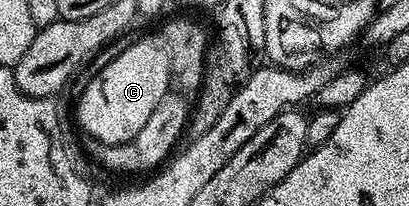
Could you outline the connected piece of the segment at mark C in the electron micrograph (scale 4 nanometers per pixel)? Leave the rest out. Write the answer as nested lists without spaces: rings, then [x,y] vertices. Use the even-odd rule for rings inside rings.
[[[157,40],[153,41],[138,41],[135,45],[127,47],[123,53],[118,53],[86,86],[82,89],[82,94],[78,97],[78,125],[87,134],[85,135],[91,141],[99,141],[102,145],[119,145],[120,143],[128,143],[136,135],[140,135],[140,127],[144,127],[144,123],[148,123],[148,118],[151,117],[152,111],[156,108],[156,103],[160,102],[160,99],[164,98],[164,93],[169,90],[170,81],[170,54]]]

